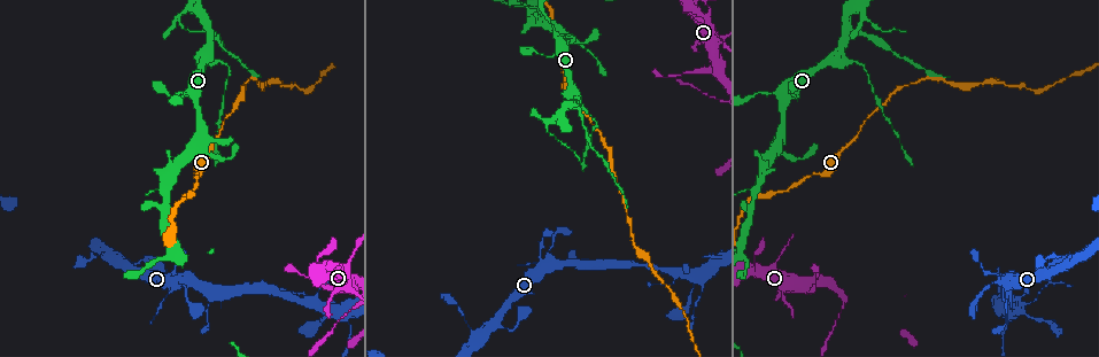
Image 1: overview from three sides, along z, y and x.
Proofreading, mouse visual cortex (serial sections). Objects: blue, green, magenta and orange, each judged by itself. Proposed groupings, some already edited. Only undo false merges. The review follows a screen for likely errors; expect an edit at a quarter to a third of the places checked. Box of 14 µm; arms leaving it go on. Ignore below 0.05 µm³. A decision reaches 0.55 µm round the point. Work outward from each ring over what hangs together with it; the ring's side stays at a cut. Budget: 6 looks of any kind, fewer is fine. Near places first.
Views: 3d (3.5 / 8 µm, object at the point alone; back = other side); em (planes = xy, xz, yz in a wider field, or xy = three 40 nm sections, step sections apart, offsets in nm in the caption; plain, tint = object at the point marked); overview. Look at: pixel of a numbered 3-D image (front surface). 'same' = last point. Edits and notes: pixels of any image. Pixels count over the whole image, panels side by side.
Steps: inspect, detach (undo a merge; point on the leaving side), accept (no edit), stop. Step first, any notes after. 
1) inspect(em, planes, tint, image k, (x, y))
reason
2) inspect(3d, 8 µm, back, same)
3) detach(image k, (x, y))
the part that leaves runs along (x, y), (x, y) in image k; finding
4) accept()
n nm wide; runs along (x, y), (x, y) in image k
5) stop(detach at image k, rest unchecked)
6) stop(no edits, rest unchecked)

inspect(3d, 3.5 µm, back, image 1, (588, 114))
sudden change in width

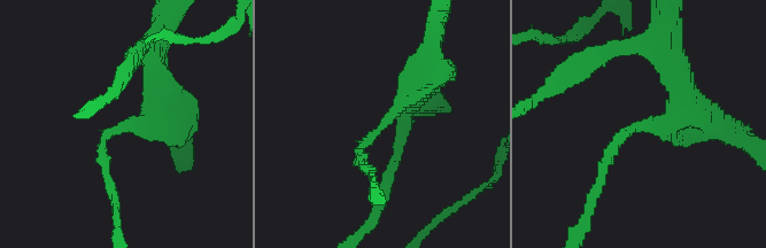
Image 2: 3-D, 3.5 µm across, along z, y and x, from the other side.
inspect(em, xy, step 1, plain, image 2, (125, 126))
arms of 150, 400 nm

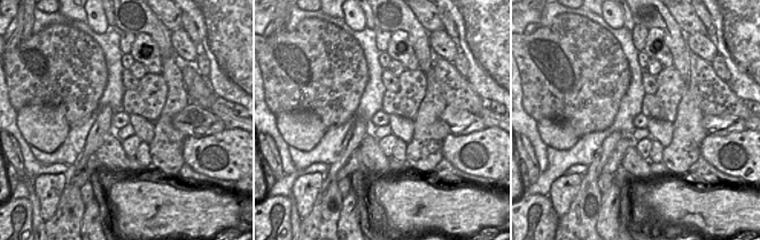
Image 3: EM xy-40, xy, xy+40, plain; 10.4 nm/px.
inspect(em, xy, step 1, tint, same)
where the object lies

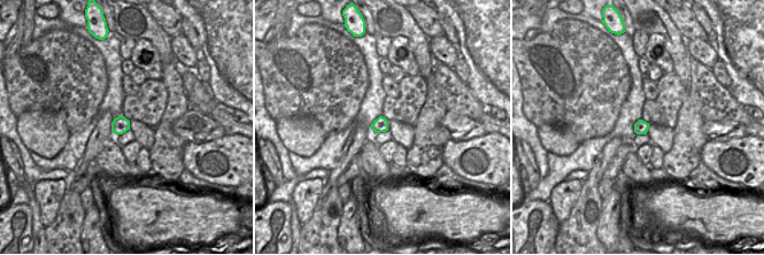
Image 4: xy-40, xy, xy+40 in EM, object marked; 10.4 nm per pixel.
detach(image 2, (603, 164))
the part that leaves runs along (625, 132), (608, 156), (581, 227) in image 2; a second cell is stuck on

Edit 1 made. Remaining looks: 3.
inspect(3d, 3.5 µm, image 1, (749, 273))
four or more arms meet

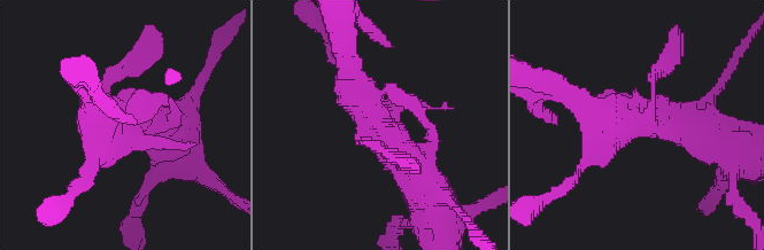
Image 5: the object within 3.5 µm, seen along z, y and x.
inspect(em, xy, step 1, tint, image 5, (373, 127))
shape alone is not enough

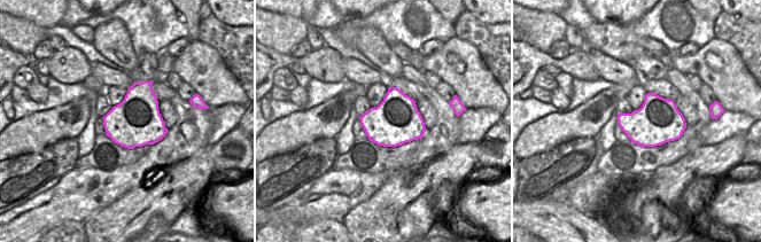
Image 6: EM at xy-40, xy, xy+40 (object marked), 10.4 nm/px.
inspect(em, xy, step 3, tint, same)
another direction

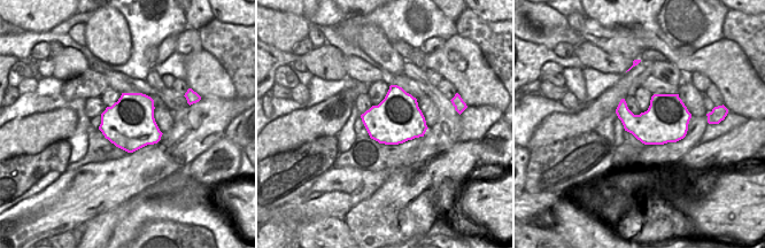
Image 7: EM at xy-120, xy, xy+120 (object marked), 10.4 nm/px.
accept()
runs along (707, 140), (639, 123), (660, 70) in image 5; all the same cell

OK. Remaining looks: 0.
stop(detach at image 2, rest unchecked)

